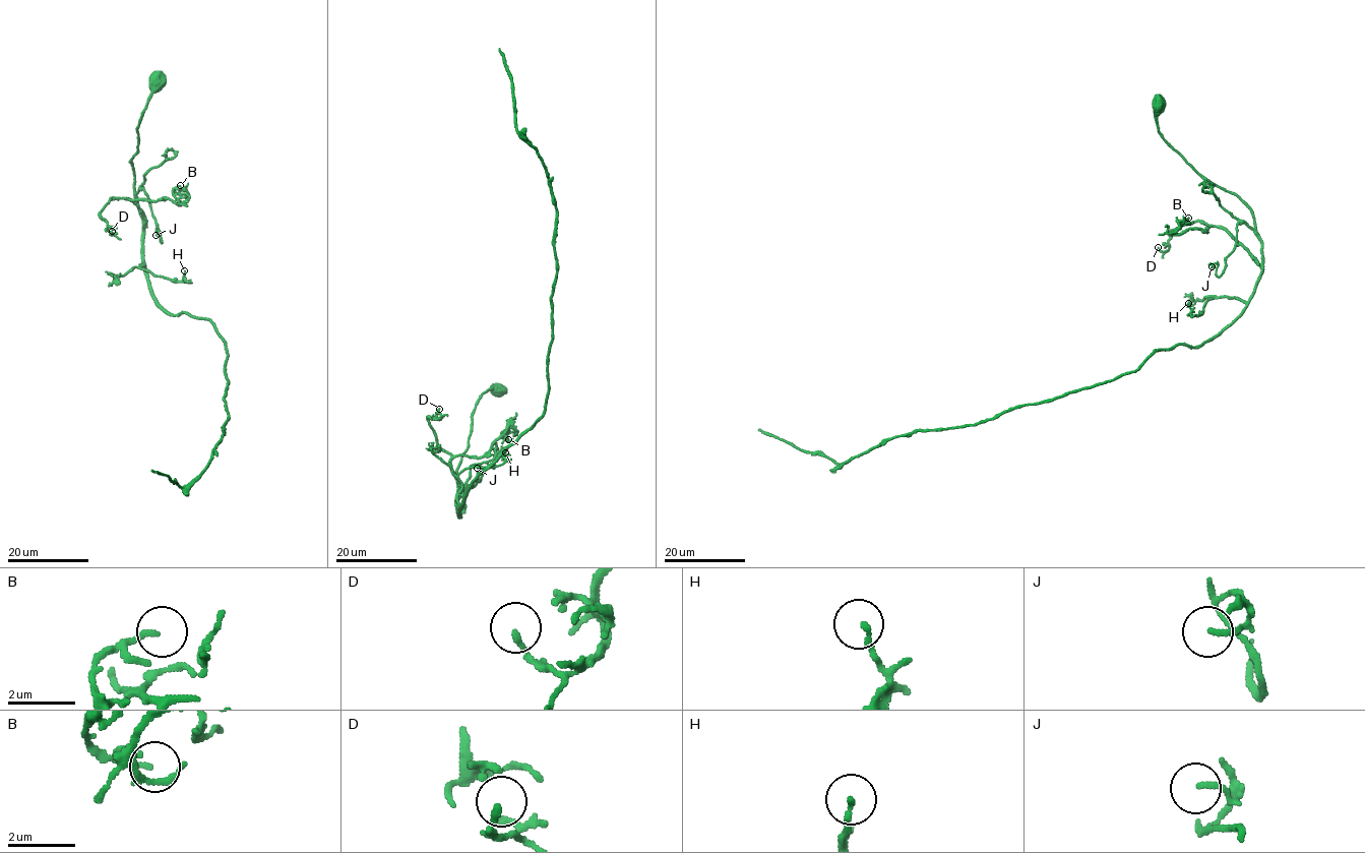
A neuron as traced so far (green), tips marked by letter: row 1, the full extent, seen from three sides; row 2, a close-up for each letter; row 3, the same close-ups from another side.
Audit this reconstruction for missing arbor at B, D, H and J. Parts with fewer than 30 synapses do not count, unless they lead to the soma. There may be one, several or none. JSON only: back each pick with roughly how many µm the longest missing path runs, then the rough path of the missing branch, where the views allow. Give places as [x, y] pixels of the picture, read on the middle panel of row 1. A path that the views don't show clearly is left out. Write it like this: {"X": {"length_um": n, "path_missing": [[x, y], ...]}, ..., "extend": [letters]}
{"extend": []}

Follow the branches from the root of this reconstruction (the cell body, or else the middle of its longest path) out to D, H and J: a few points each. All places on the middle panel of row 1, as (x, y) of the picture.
D: (498, 390), (484, 392), (472, 416), (456, 468), (460, 515), (451, 455), (428, 418), (439, 409)
H: (498, 390), (484, 392), (472, 416), (456, 468), (459, 518), (458, 474), (500, 466), (505, 452)
J: (498, 390), (486, 390), (476, 406), (455, 502), (479, 481), (477, 468)

